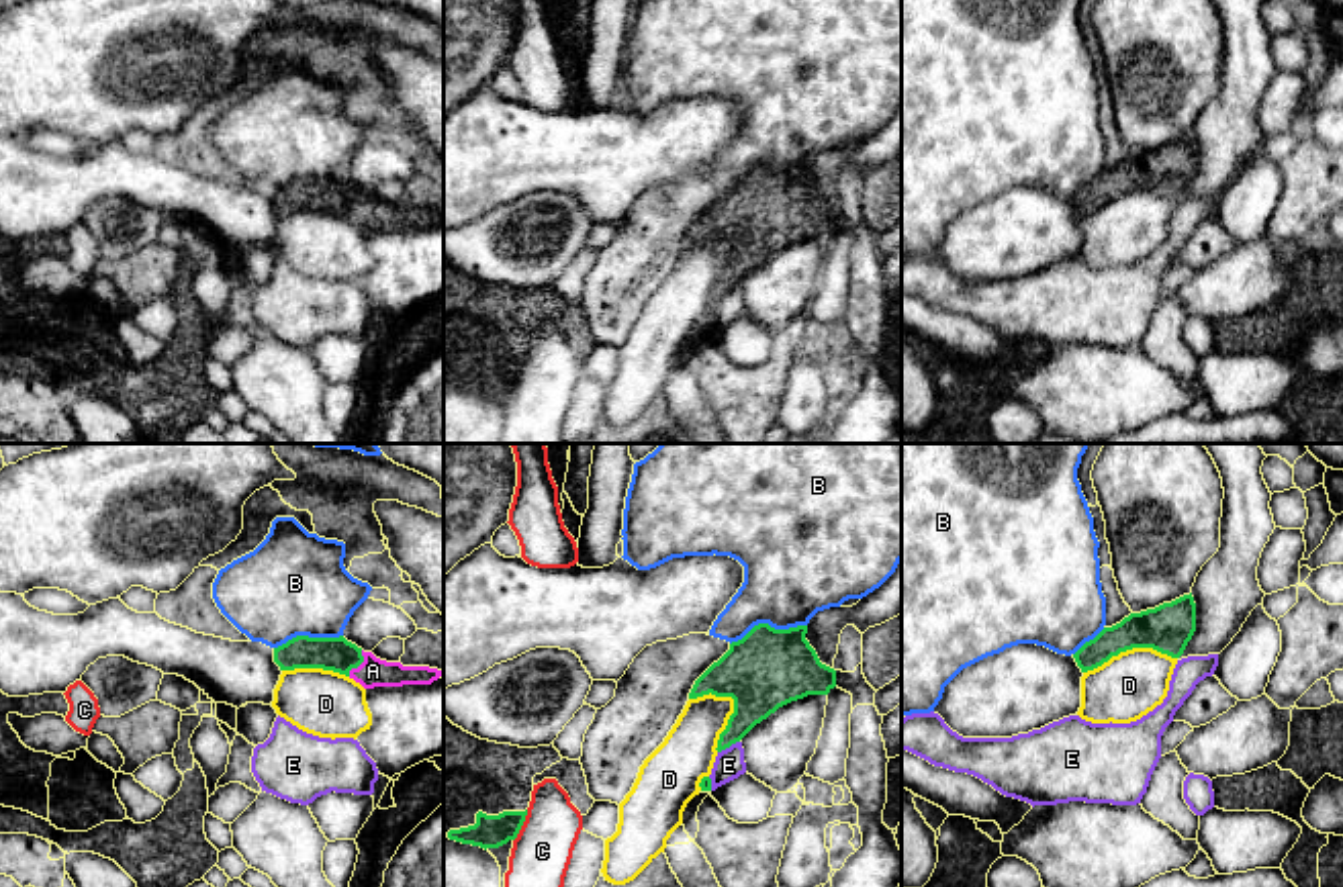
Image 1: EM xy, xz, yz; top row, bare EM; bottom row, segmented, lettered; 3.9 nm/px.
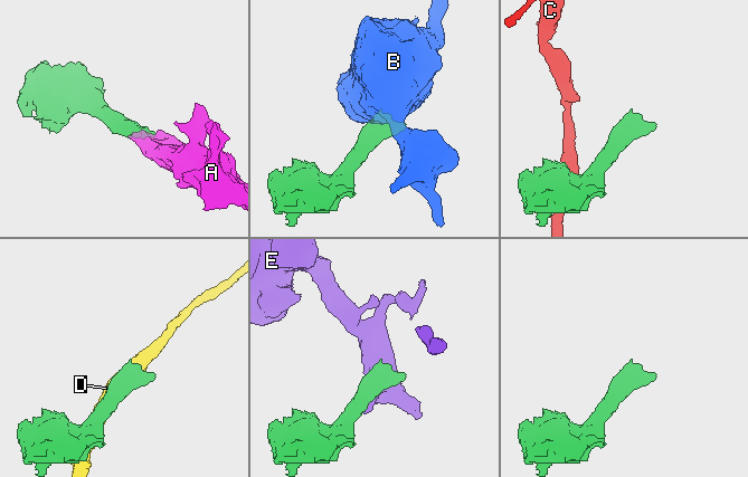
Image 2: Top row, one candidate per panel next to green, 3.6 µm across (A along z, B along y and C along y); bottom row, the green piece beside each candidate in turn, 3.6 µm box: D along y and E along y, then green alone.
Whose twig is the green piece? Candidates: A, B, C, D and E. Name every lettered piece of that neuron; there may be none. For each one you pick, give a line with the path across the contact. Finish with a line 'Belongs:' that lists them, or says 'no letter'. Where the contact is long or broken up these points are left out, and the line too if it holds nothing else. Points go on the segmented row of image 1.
A: Path across: xy (338, 655), (358, 665), (373, 671)
Belongs: A

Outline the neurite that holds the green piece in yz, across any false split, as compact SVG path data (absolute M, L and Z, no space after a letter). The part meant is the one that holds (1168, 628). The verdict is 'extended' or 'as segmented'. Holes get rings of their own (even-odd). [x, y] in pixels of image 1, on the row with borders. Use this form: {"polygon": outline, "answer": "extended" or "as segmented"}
{"polygon": "M1192 593L1155 609L1130 613L1120 623L1104 627L1075 654L1081 672L1094 670L1112 656L1132 648L1153 648L1179 658L1196 632L1196 603Z", "answer": "as segmented"}

